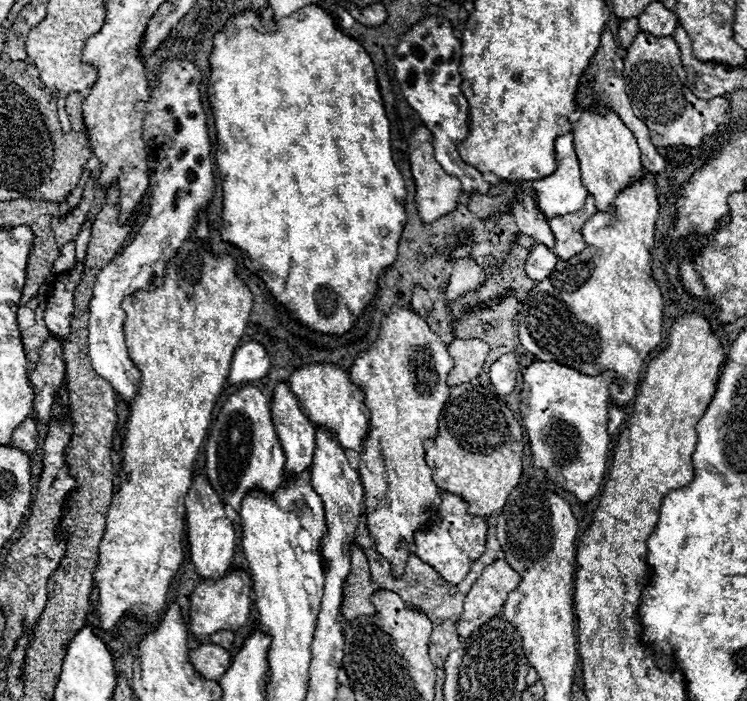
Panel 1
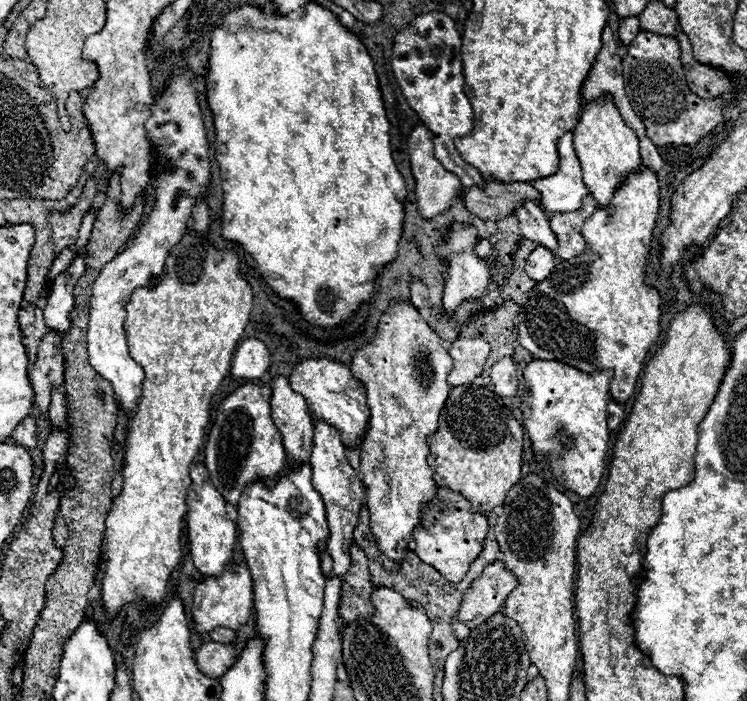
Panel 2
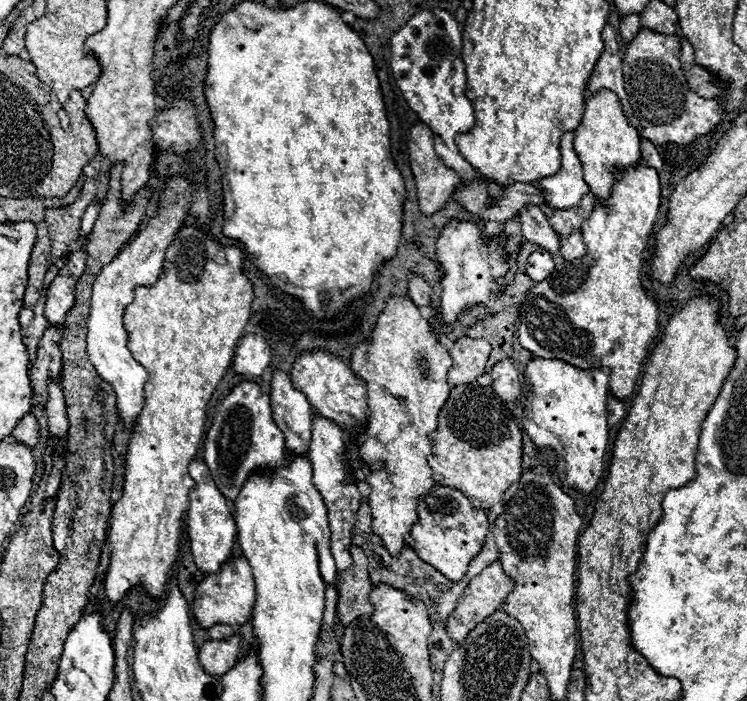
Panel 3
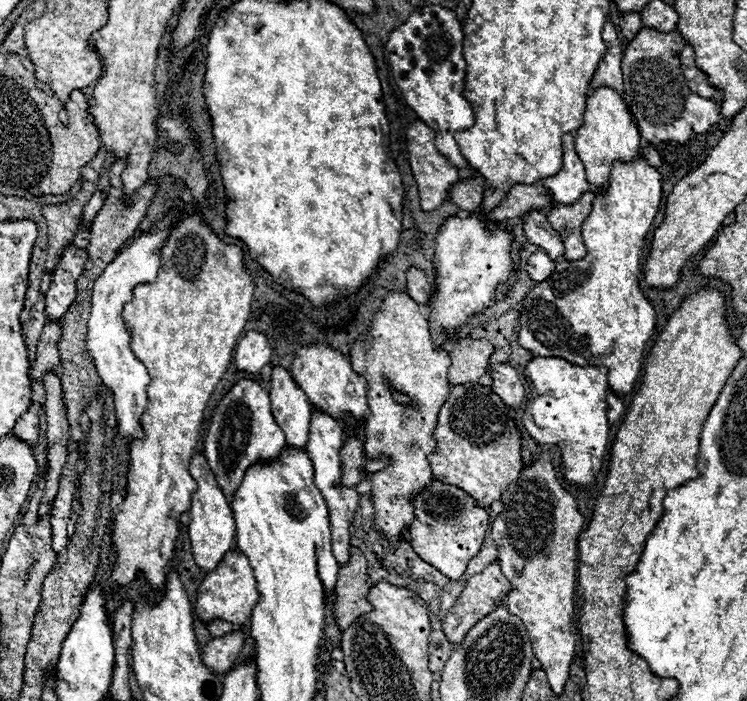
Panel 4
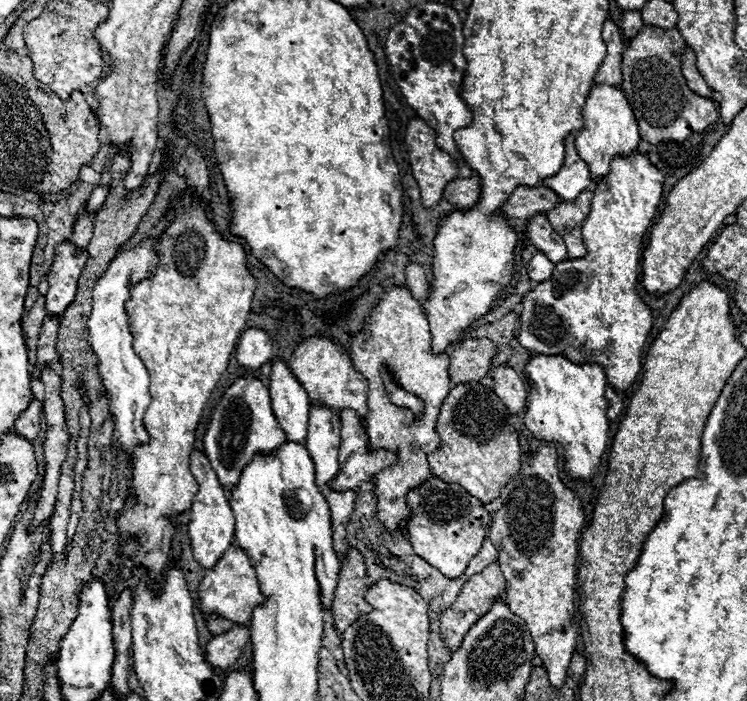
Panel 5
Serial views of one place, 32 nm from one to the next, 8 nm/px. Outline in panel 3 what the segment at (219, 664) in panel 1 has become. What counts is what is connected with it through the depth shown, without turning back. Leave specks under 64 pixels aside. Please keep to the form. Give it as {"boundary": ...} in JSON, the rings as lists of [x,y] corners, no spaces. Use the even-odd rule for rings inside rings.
{"boundary":[[[234,634],[226,640],[208,640],[198,652],[204,670],[212,676],[226,674],[234,666],[234,660],[240,652],[240,640],[242,640],[240,634]]]}

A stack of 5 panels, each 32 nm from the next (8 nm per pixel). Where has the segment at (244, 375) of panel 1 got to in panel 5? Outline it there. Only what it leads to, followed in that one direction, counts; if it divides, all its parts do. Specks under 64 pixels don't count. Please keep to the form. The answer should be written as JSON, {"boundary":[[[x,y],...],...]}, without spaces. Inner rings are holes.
{"boundary":[[[248,328],[240,336],[240,344],[236,346],[238,364],[250,370],[258,370],[264,362],[272,358],[272,342],[266,330]]]}

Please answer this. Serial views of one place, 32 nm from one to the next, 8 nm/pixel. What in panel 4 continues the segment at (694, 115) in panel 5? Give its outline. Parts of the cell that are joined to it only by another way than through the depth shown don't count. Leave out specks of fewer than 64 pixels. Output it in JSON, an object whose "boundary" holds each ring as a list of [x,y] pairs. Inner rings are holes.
{"boundary":[[[642,28],[636,38],[632,38],[624,50],[622,74],[626,102],[638,122],[640,136],[650,144],[660,142],[688,142],[694,134],[704,134],[714,126],[720,116],[720,104],[714,100],[696,96],[684,80],[680,68],[680,54],[684,48],[684,38],[678,32],[660,32],[656,28]]]}

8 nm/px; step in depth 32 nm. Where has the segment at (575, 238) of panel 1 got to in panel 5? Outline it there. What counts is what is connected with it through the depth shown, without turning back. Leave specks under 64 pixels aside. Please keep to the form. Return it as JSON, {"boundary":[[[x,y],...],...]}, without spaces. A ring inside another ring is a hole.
{"boundary":[[[584,190],[576,200],[560,202],[546,214],[552,228],[564,238],[570,258],[582,258],[588,252],[586,246],[584,246],[580,228],[582,228],[584,218],[588,216],[592,196],[594,194],[590,190]]]}

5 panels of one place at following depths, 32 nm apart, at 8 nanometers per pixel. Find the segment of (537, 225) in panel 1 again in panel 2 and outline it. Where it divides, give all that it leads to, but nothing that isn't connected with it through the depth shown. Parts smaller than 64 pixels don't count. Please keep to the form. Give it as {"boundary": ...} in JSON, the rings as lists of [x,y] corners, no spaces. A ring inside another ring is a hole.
{"boundary":[[[536,202],[524,204],[520,210],[516,210],[516,220],[520,224],[520,232],[524,238],[548,248],[550,252],[556,252],[558,240],[548,224],[548,216],[542,212],[542,208]]]}

